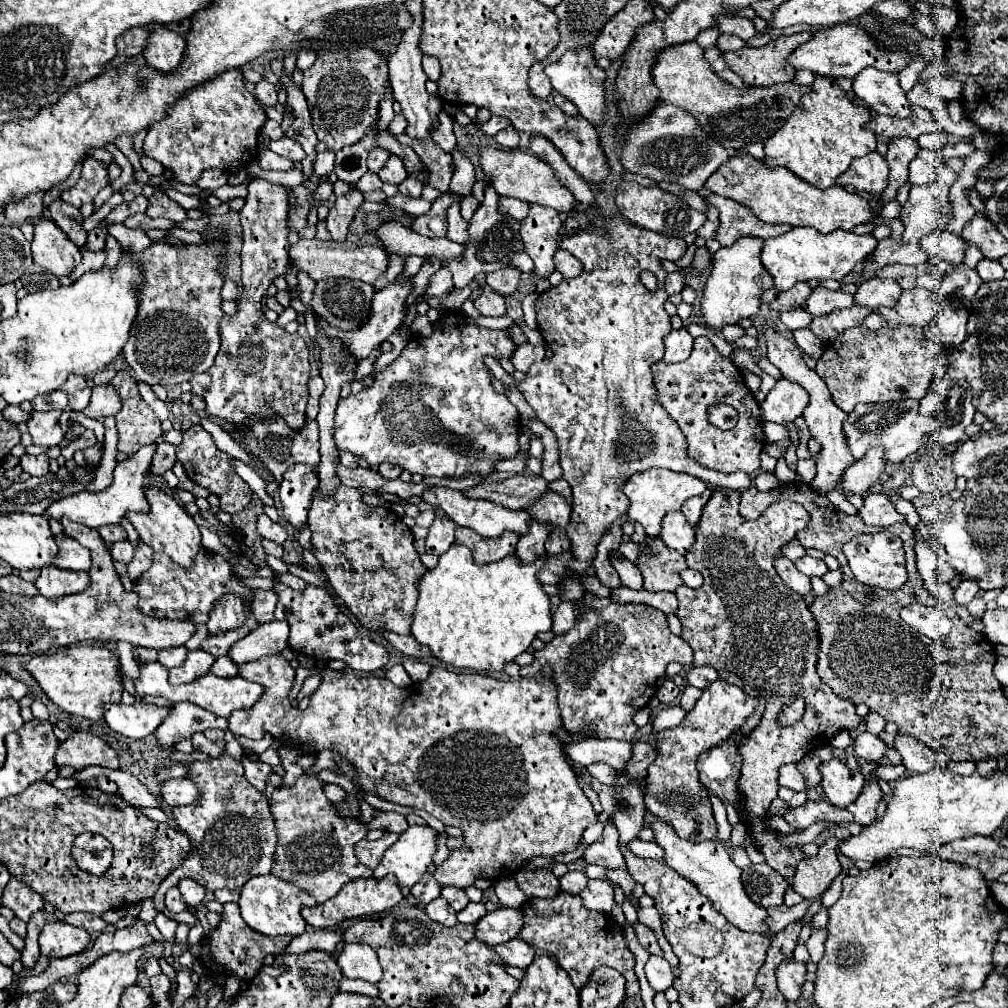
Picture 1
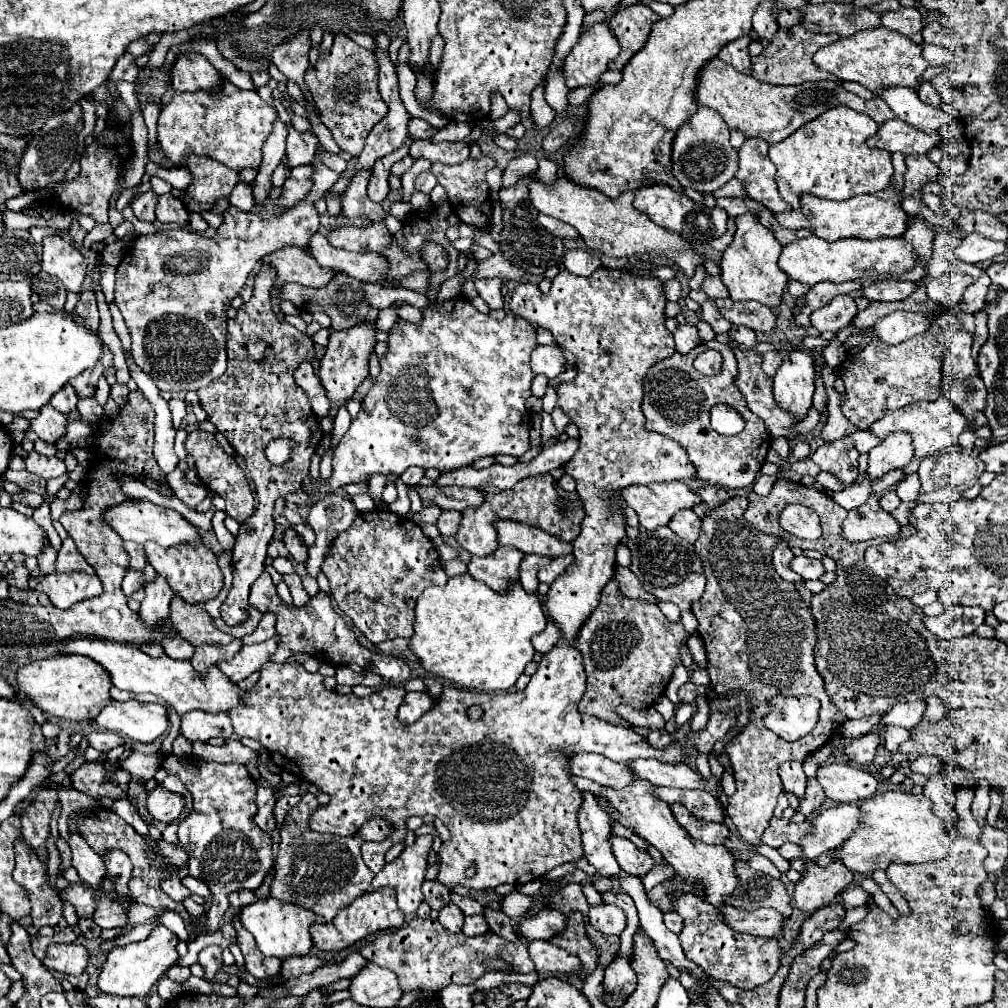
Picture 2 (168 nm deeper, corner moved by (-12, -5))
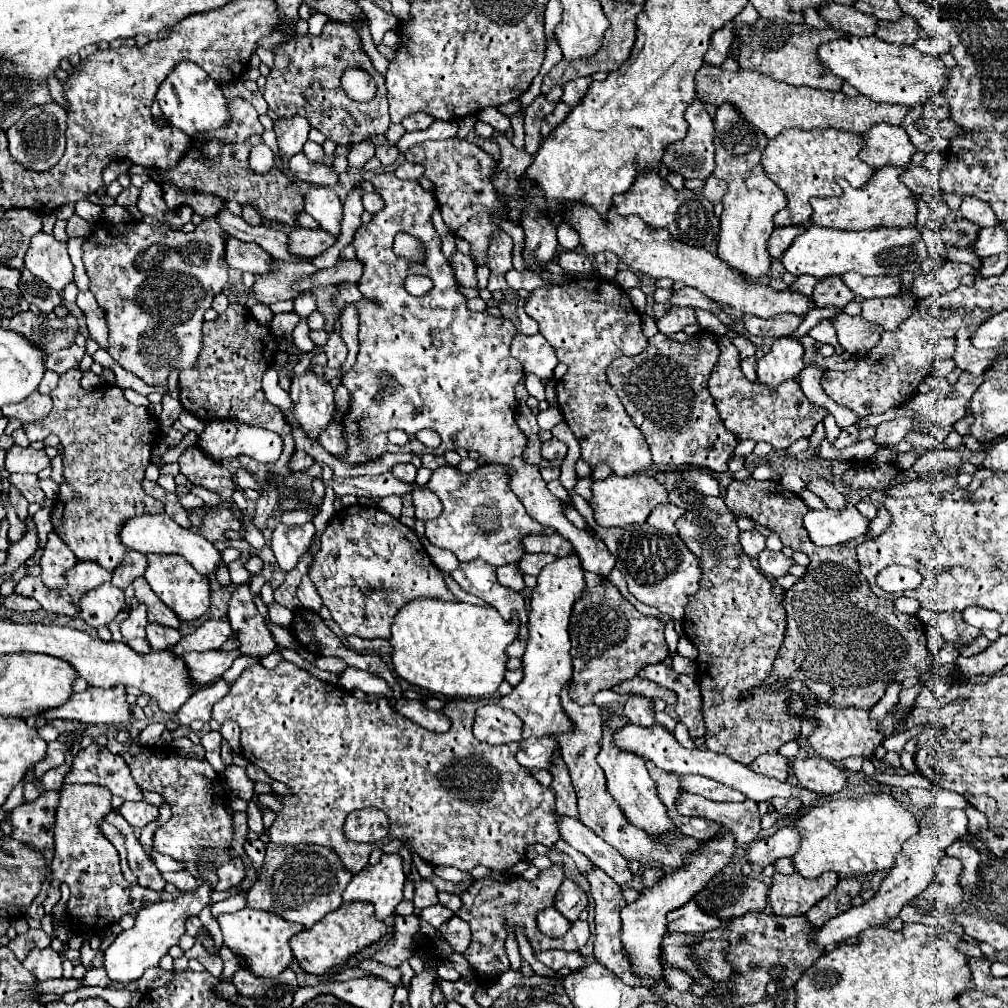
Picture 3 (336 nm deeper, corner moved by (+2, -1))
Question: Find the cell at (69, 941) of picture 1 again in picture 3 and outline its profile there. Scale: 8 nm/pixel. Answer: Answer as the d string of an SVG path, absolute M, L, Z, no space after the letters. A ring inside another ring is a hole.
M52 948L32 950L22 962L22 966L28 972L32 972L38 978L38 982L44 982L50 978L62 978L62 960Z

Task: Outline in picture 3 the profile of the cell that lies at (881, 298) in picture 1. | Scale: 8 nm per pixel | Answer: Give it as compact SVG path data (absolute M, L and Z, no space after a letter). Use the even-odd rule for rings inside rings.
M846 272L842 276L846 286L862 298L886 298L886 296L898 296L902 288L902 280L898 276L860 276L854 272Z

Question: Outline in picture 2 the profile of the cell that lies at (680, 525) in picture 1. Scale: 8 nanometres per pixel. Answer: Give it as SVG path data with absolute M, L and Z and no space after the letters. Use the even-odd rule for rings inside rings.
M680 510L672 520L670 520L670 530L674 534L678 534L680 538L684 538L686 542L694 544L700 536L700 528L702 528L702 520L692 512L692 510Z

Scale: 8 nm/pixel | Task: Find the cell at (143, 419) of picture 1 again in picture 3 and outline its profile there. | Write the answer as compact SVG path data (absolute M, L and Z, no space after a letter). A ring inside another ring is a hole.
M78 368L66 370L60 376L58 386L50 392L50 398L54 402L50 414L36 422L24 422L22 428L30 442L43 441L49 435L55 434L64 446L62 460L64 460L66 484L60 486L58 504L52 510L54 532L68 544L68 548L76 554L78 560L94 560L100 566L112 570L124 560L124 554L130 550L120 540L122 526L128 520L142 514L164 514L164 504L146 496L146 492L142 490L144 470L150 464L152 448L160 436L160 424L146 408L130 404L124 398L122 388L98 386L96 390L88 392L80 386L80 378L82 372L78 372Z

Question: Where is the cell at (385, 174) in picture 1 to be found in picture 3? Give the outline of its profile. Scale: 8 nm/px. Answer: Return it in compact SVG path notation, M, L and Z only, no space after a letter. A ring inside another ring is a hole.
M380 144L376 148L376 158L382 162L382 166L390 166L400 158L400 152L394 144Z

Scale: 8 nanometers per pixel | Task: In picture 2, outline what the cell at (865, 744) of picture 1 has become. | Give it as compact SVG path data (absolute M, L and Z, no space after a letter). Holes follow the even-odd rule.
M864 734L846 744L846 756L858 764L870 764L874 760L878 744L880 744L878 734Z

